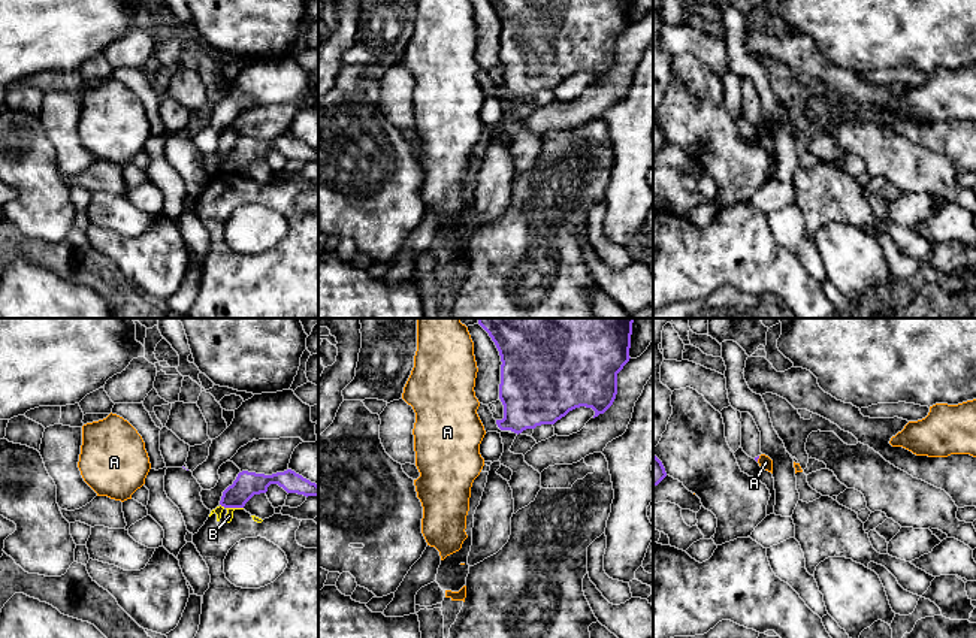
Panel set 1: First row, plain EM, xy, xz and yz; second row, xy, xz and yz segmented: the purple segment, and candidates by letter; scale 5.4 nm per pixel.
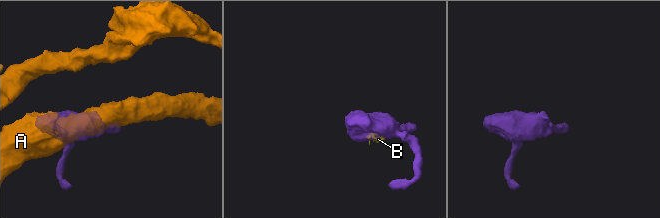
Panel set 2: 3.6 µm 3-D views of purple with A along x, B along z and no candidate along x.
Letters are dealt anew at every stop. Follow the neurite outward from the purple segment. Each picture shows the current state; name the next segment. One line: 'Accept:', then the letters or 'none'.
Accept: none

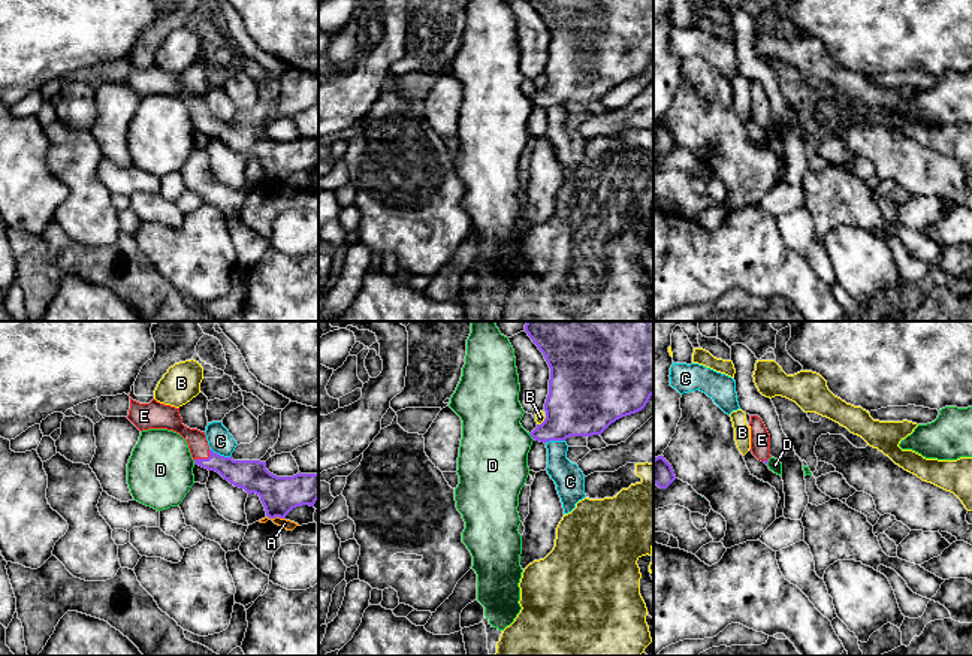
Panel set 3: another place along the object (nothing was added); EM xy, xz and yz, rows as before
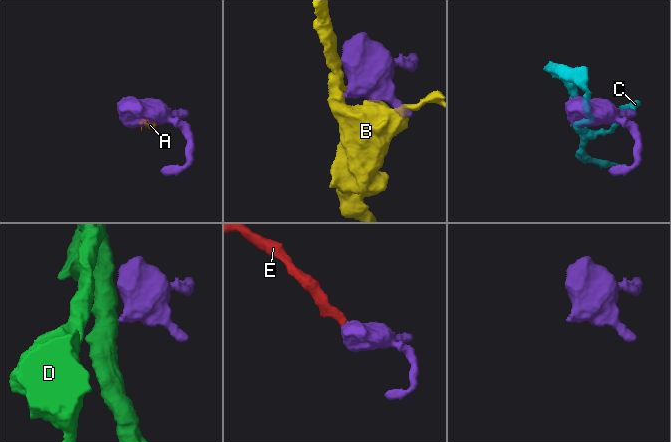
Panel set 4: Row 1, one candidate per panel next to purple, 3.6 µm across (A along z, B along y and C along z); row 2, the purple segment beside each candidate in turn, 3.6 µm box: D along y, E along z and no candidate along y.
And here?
Accept: E

